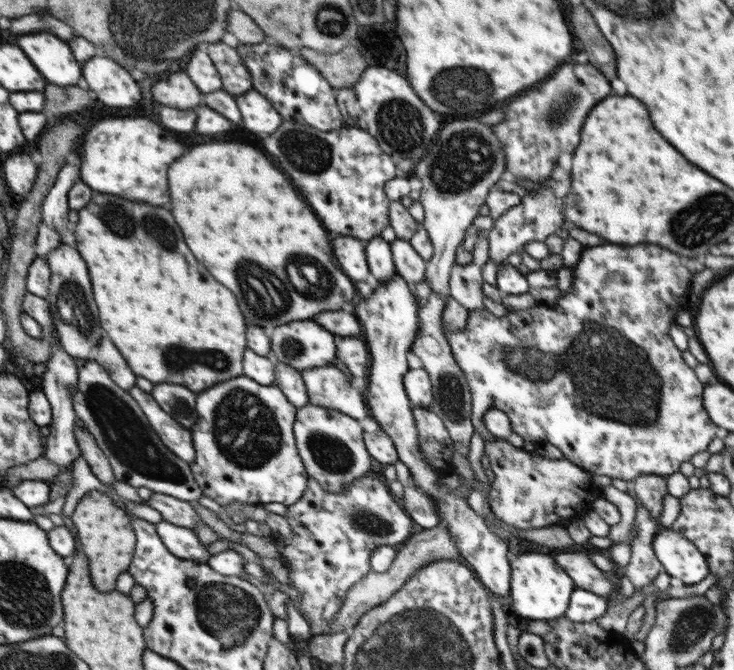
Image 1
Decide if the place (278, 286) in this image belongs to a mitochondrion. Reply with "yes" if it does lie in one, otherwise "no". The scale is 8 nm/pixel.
yes

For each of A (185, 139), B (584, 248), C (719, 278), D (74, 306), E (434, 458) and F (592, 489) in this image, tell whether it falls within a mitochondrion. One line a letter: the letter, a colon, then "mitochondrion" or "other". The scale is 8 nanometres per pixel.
A: other
B: other
C: other
D: mitochondrion
E: other
F: other

